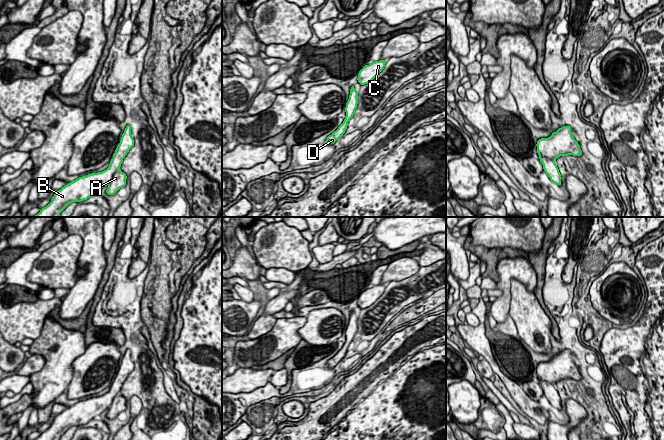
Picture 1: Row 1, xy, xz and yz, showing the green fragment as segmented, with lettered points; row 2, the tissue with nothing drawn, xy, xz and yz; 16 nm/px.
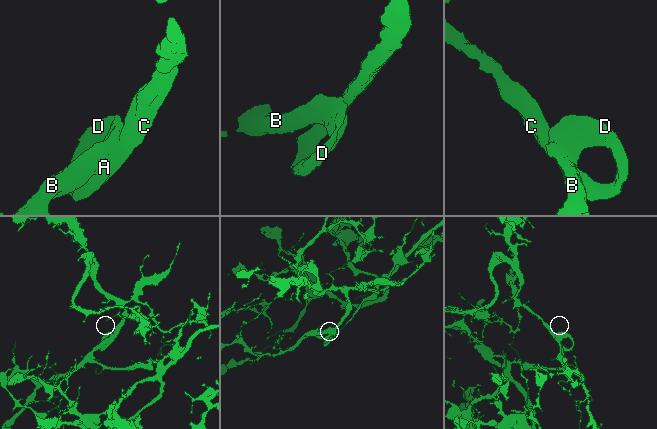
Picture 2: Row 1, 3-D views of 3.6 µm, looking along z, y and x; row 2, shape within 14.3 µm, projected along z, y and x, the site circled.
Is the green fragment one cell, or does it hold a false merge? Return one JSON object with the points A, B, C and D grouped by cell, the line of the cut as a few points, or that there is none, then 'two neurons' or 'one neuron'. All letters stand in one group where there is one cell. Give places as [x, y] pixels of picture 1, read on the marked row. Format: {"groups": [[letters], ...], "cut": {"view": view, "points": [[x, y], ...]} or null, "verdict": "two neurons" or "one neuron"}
{"groups": [["A", "B", "C", "D"]], "cut": null, "verdict": "one neuron"}

